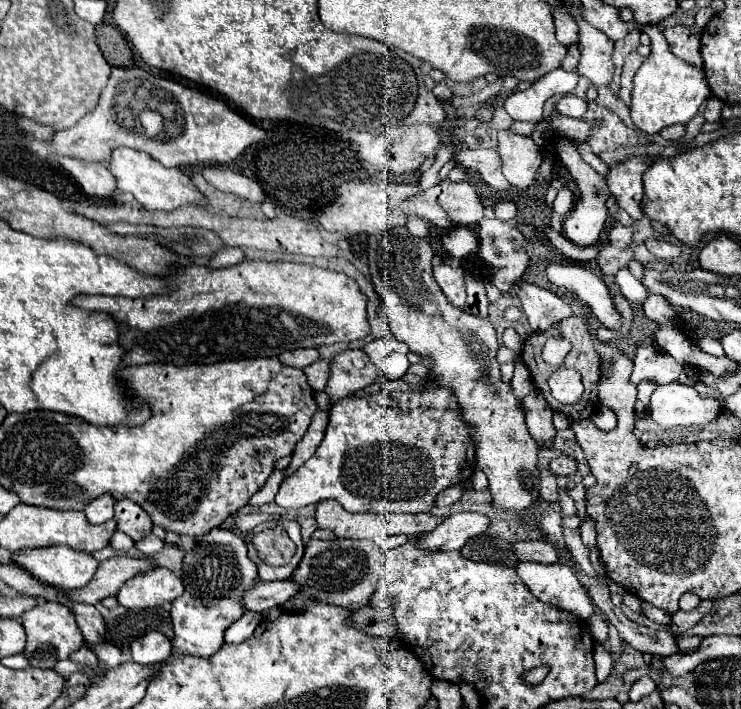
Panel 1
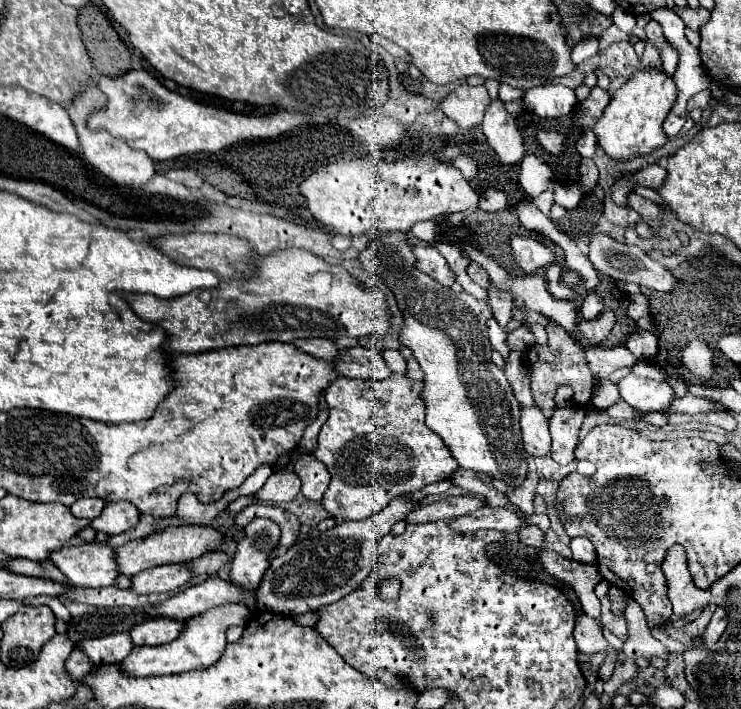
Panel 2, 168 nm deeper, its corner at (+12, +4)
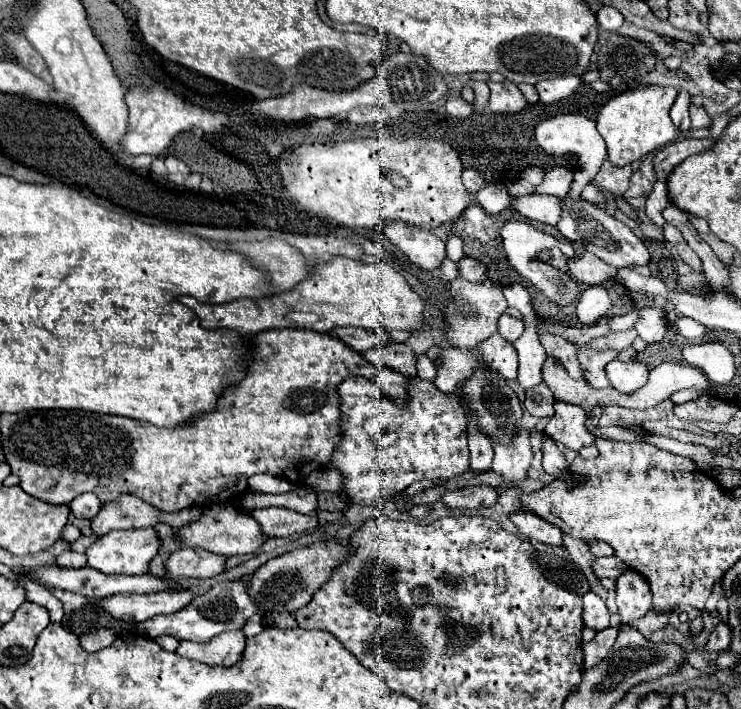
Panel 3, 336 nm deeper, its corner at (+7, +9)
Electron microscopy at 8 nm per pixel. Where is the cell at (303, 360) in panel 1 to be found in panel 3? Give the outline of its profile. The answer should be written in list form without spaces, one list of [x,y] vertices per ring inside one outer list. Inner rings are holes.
[[[337,327],[331,331],[331,335],[337,335],[343,343],[347,343],[351,349],[359,353],[389,345],[389,333],[385,329],[379,329],[373,333],[359,327]]]

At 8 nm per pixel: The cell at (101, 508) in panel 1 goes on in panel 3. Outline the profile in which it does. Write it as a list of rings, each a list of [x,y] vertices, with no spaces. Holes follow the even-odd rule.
[[[85,493],[73,499],[73,503],[69,503],[69,509],[79,519],[93,519],[101,509],[101,501],[93,493]]]

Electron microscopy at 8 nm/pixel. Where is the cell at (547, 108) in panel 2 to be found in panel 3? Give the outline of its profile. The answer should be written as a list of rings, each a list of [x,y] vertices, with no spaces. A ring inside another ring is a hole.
[[[555,77],[555,79],[547,79],[543,83],[537,83],[537,91],[539,91],[539,97],[543,103],[551,105],[555,101],[561,101],[569,95],[573,95],[577,91],[577,87],[581,85],[581,79],[579,77]]]

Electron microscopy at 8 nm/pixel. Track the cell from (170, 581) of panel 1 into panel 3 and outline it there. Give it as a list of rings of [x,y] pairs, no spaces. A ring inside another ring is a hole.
[[[179,549],[167,559],[167,577],[215,577],[225,571],[225,561],[227,557],[213,555],[205,549]]]

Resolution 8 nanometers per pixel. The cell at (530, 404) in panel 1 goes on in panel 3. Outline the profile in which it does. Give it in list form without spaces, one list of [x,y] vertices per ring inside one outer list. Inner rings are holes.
[[[543,435],[545,441],[543,441],[543,469],[553,475],[553,477],[559,477],[559,479],[565,479],[567,483],[581,483],[581,475],[573,475],[573,471],[569,471],[569,463],[565,459],[565,455],[557,449],[555,441],[549,437],[549,435]]]

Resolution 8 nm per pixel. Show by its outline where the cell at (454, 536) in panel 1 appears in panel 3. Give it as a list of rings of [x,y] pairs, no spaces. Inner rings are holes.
[[[515,511],[509,515],[509,519],[515,523],[519,533],[531,541],[539,541],[551,547],[563,547],[563,533],[559,527],[553,527],[551,523],[545,523],[545,519],[529,513],[529,511]]]

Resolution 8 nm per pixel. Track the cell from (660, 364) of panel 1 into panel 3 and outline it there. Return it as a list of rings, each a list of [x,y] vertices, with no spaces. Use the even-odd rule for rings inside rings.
[[[643,309],[639,313],[639,319],[635,321],[635,329],[639,337],[643,337],[647,343],[661,341],[667,331],[665,313],[661,309]]]

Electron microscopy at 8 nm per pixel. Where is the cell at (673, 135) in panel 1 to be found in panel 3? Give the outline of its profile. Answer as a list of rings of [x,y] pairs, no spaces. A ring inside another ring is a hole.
[[[681,91],[679,97],[677,97],[677,101],[671,107],[671,119],[673,119],[675,127],[681,129],[681,131],[689,131],[691,129],[691,121],[689,121],[689,99],[691,99],[689,93]]]

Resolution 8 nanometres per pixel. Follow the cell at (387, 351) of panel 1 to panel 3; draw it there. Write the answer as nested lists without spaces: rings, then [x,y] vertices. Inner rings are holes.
[[[417,355],[417,375],[419,375],[421,379],[435,381],[435,377],[437,377],[437,367],[435,367],[435,363],[433,363],[427,355]]]

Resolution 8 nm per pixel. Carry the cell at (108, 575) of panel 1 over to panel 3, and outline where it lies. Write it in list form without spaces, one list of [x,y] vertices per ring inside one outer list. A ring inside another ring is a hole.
[[[215,503],[215,505],[205,507],[199,521],[189,523],[175,531],[177,531],[177,537],[183,547],[193,547],[193,549],[203,547],[213,553],[221,553],[221,555],[229,555],[229,557],[243,555],[243,553],[255,553],[267,539],[261,531],[261,525],[251,515],[237,511],[233,505],[227,505],[227,503]]]

